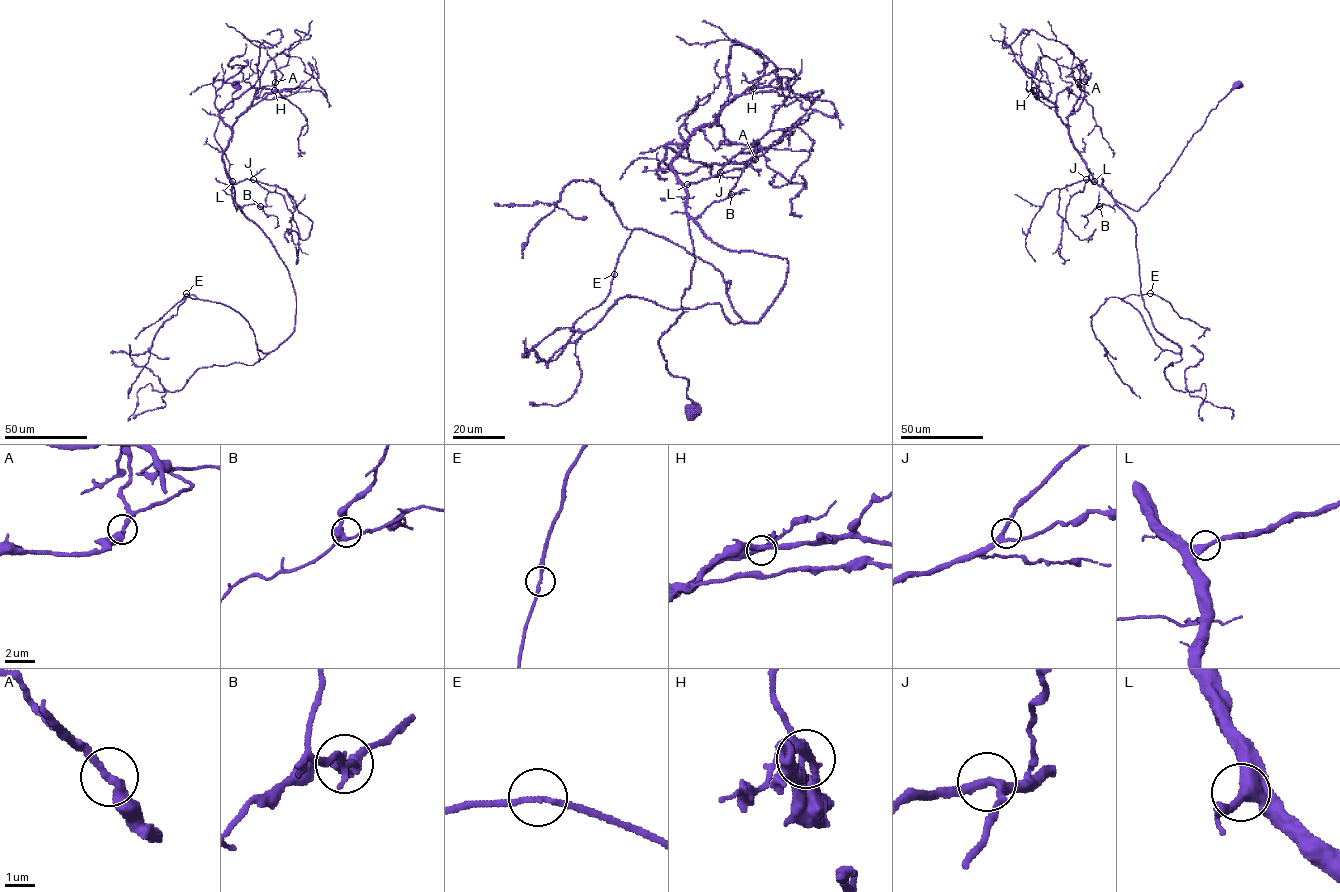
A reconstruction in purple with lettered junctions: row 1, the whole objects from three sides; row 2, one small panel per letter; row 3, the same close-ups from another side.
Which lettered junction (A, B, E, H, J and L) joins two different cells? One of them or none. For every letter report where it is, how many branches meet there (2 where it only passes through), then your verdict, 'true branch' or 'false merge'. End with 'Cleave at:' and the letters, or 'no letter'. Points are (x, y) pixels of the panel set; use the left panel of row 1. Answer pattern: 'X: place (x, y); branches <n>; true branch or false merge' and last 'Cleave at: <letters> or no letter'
A: place (275, 82); branches 2; true branch
B: place (260, 206); branches 3; true branch
E: place (186, 293); branches 2; true branch
H: place (274, 90); branches 3; true branch
J: place (253, 179); branches 3; true branch
L: place (232, 181); branches 2; true branch
Cleave at: no letter

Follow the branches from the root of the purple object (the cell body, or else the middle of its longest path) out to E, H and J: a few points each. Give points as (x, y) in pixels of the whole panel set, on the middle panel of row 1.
E: (693, 412), (659, 343), (691, 281), (688, 220), (787, 261), (757, 322), (714, 266), (643, 229), (614, 274)
H: (693, 412), (689, 381), (666, 369), (659, 343), (682, 313), (695, 260), (672, 162), (753, 88)
J: (693, 412), (689, 381), (666, 369), (659, 339), (682, 313), (681, 297), (695, 260), (686, 186), (720, 172)

